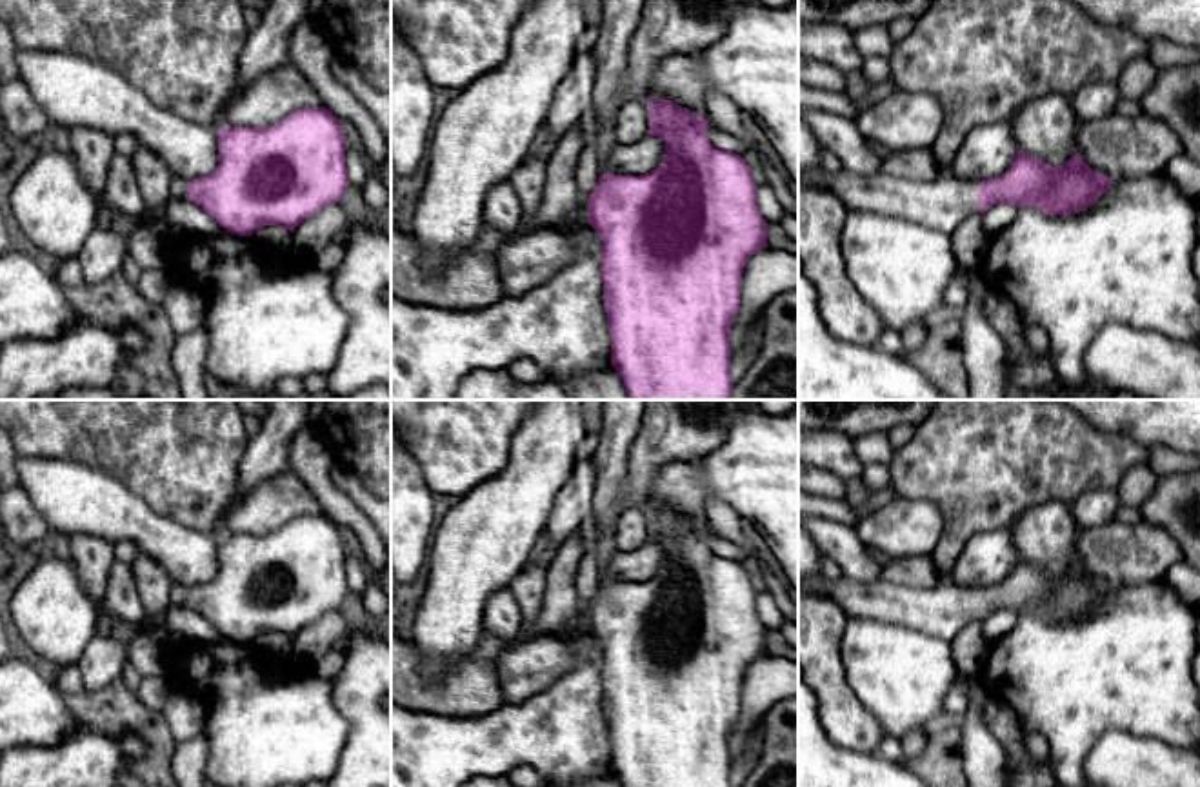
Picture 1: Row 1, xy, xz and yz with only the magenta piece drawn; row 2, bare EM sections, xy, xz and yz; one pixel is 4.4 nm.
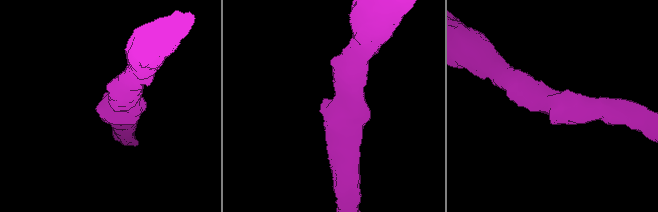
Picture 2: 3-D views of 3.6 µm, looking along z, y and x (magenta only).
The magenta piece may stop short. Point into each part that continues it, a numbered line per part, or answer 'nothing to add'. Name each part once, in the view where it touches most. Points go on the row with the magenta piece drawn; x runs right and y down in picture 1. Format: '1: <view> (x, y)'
1: yz (944, 202)

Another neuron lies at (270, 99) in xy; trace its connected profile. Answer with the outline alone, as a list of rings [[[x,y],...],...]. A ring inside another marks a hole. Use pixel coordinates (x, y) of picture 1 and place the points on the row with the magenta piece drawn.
[[[287,62],[233,95],[222,113],[222,125],[267,127],[302,107],[325,105],[304,75]]]

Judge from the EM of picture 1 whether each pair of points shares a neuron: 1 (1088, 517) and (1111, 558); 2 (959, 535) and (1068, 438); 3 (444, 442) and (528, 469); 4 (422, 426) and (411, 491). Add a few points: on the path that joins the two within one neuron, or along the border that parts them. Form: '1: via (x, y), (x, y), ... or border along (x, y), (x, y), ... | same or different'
1: border along (1113, 518), (1079, 531) | different
2: via (986, 508), (1040, 453) | same
3: border along (522, 422), (513, 437), (510, 460), (473, 489) | different
4: border along (410, 451), (422, 471), (424, 482), (435, 493) | different

